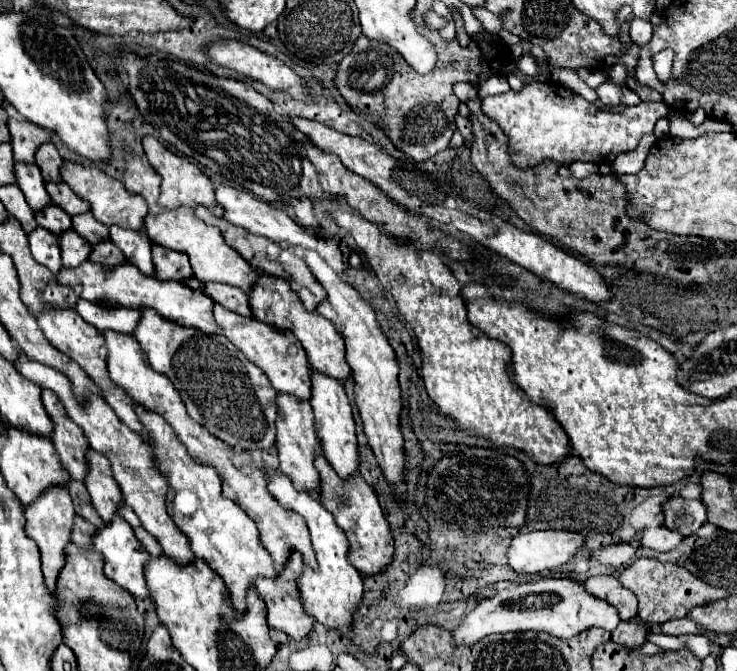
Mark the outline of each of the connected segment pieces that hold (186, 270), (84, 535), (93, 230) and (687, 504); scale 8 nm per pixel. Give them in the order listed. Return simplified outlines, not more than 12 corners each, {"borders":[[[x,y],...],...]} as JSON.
{"borders":[[[153,244],[155,276],[185,280],[193,276],[189,258]],[[75,514],[71,540],[81,546],[91,546],[95,526]],[[91,212],[77,214],[73,230],[97,244],[109,238],[109,228],[99,224]],[[671,496],[665,526],[691,536],[707,520],[701,500]]]}

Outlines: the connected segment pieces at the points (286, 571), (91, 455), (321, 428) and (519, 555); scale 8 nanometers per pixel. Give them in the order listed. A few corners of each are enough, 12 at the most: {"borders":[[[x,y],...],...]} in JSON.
{"borders":[[[291,552],[281,576],[255,580],[267,604],[269,626],[295,640],[307,636],[313,618],[295,584],[301,552]],[[87,450],[85,486],[93,508],[109,522],[123,496],[109,460]],[[311,372],[323,456],[339,476],[359,466],[343,384]],[[565,530],[517,534],[507,566],[517,574],[559,568],[583,538]]]}

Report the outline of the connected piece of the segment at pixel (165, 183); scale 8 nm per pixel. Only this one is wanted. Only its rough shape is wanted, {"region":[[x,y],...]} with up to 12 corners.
{"region":[[143,136],[161,176],[163,208],[217,208],[211,180],[189,158]]}

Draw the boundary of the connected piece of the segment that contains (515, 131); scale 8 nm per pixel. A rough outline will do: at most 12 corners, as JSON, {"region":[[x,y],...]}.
{"region":[[557,82],[487,96],[519,168],[611,164],[669,114],[605,112]]}

